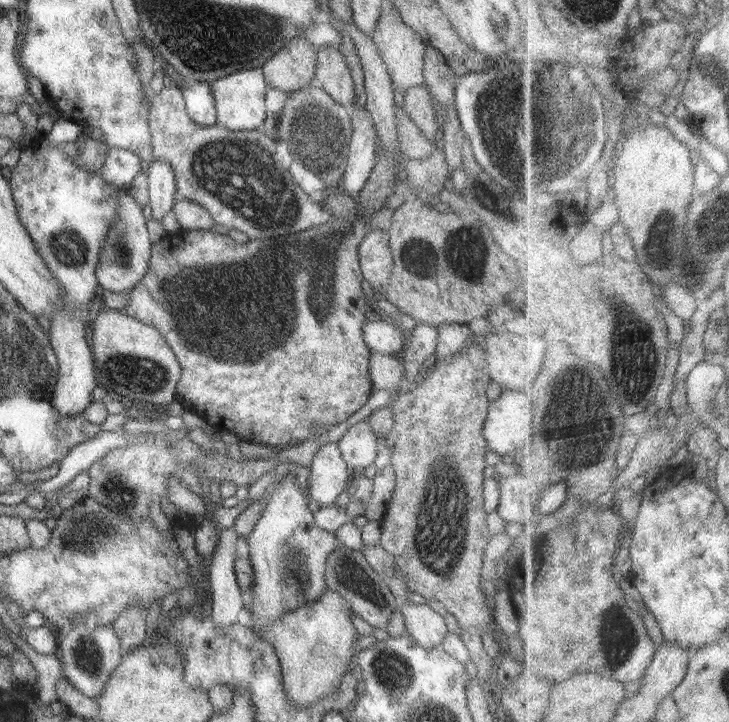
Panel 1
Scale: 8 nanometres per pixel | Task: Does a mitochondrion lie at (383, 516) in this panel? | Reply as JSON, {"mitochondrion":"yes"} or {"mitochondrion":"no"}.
{"mitochondrion":"no"}

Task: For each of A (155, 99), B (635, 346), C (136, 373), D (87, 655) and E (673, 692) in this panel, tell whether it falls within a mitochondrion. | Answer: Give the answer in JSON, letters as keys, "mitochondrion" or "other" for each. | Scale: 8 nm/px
{"A":"other","B":"mitochondrion","C":"mitochondrion","D":"mitochondrion","E":"other"}

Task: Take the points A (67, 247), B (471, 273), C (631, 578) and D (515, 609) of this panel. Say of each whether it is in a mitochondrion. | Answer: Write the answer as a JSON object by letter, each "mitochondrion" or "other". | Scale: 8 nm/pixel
{"A":"mitochondrion","B":"other","C":"other","D":"other"}

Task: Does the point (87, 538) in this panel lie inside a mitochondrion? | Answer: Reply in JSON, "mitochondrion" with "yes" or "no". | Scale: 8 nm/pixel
{"mitochondrion":"yes"}

